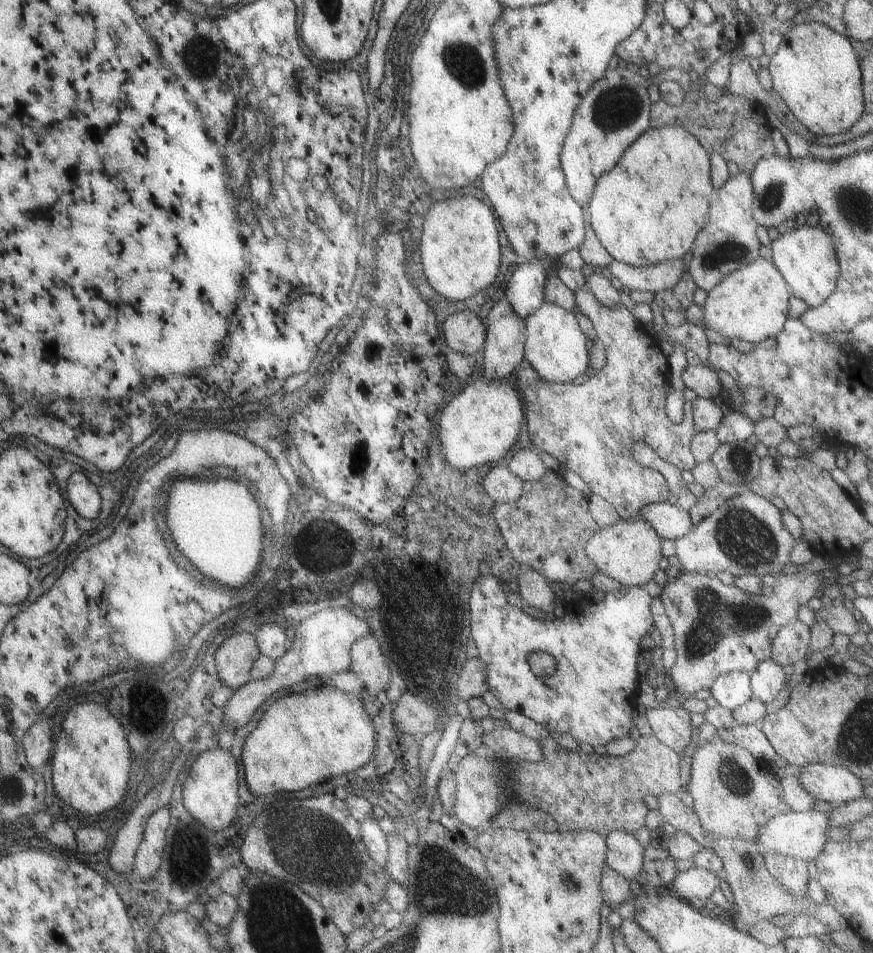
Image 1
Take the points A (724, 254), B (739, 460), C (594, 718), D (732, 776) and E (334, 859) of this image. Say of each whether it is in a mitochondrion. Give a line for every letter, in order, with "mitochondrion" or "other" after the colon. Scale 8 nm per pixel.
A: mitochondrion
B: mitochondrion
C: other
D: mitochondrion
E: mitochondrion

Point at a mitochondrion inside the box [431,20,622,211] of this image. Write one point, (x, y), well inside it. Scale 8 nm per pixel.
(467, 66)

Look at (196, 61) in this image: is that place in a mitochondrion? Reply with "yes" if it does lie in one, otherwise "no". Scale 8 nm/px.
yes

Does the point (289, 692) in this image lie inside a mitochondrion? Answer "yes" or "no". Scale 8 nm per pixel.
no

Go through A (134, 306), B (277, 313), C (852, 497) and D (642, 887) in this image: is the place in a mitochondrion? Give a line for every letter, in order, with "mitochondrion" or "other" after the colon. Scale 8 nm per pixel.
A: other
B: other
C: other
D: other

